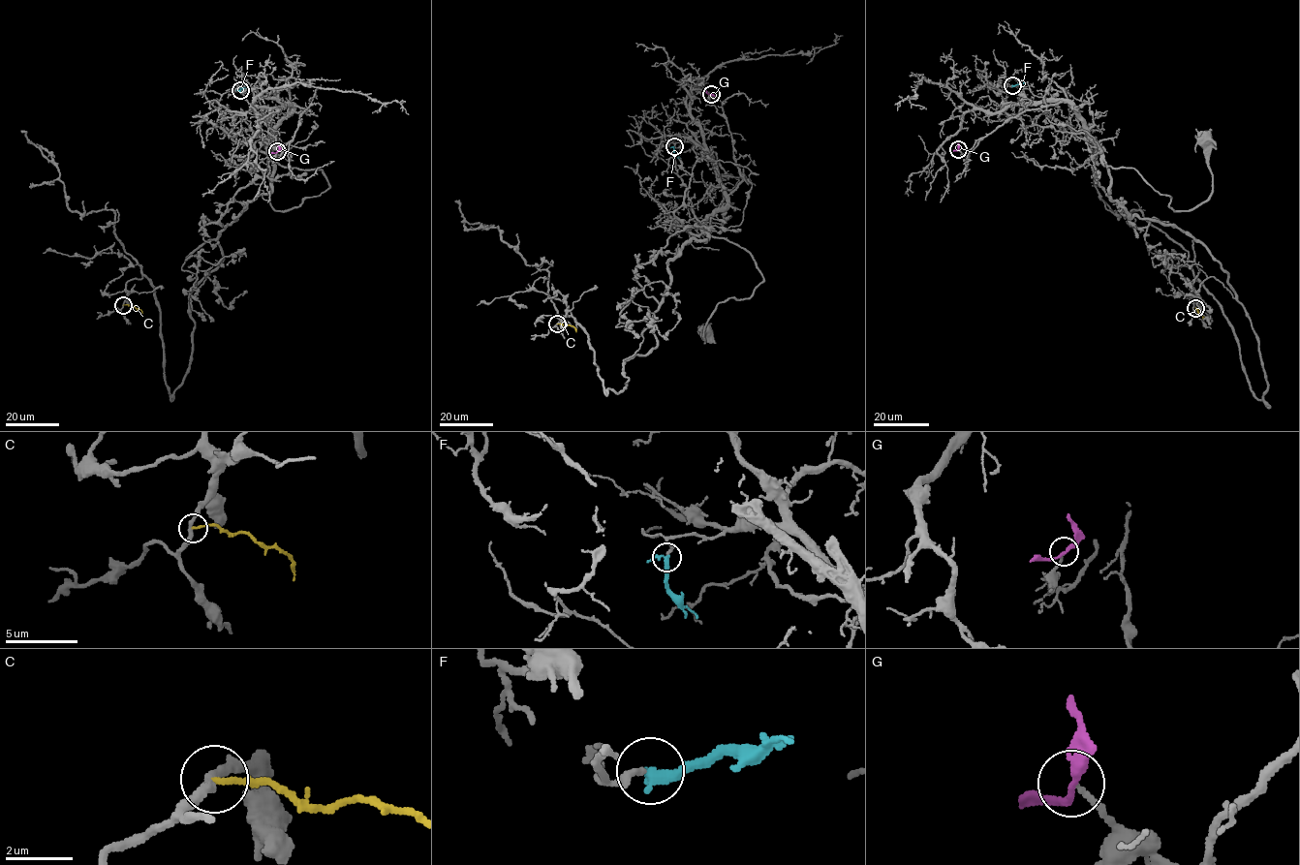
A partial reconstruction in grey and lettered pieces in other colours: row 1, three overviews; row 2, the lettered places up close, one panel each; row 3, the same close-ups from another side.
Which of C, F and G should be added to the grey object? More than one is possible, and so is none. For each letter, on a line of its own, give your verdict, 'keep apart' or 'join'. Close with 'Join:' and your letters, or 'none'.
C: keep apart
F: join
G: keep apart
Join: F

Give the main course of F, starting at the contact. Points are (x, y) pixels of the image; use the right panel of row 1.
F: (1012, 85), (1024, 82)

